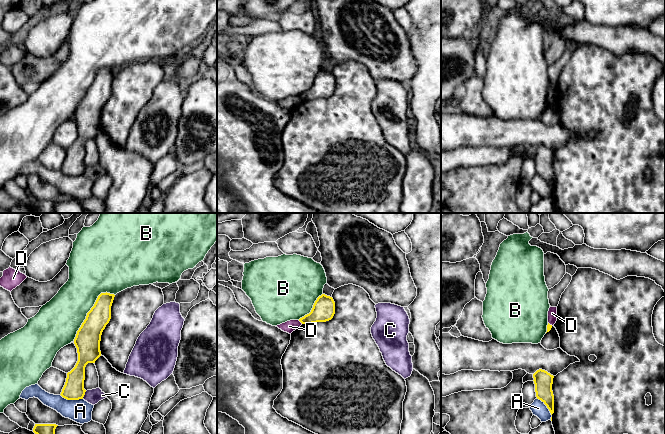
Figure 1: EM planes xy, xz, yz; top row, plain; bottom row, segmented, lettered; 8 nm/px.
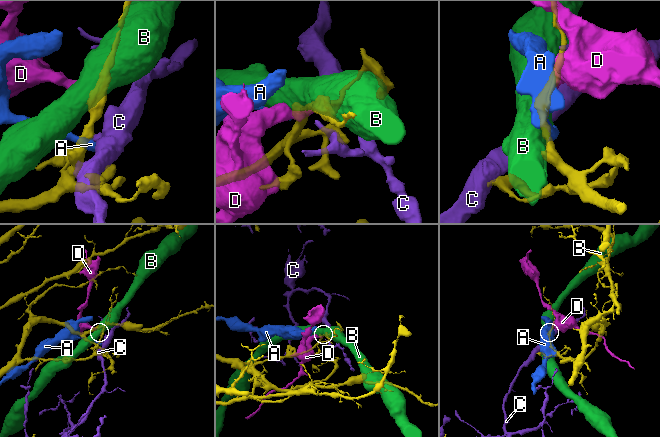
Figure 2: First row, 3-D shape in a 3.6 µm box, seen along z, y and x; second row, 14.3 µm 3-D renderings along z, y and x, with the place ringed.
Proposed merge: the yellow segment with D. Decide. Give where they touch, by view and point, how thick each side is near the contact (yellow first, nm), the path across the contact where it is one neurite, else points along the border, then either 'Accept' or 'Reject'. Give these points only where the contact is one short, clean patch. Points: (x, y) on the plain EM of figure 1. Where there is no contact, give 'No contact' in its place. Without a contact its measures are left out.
Touches yellow at xz (300, 97). Thickness 180 nm (yellow) against 90 nm. Boundary: xz (298, 96), (302, 99). Reject

